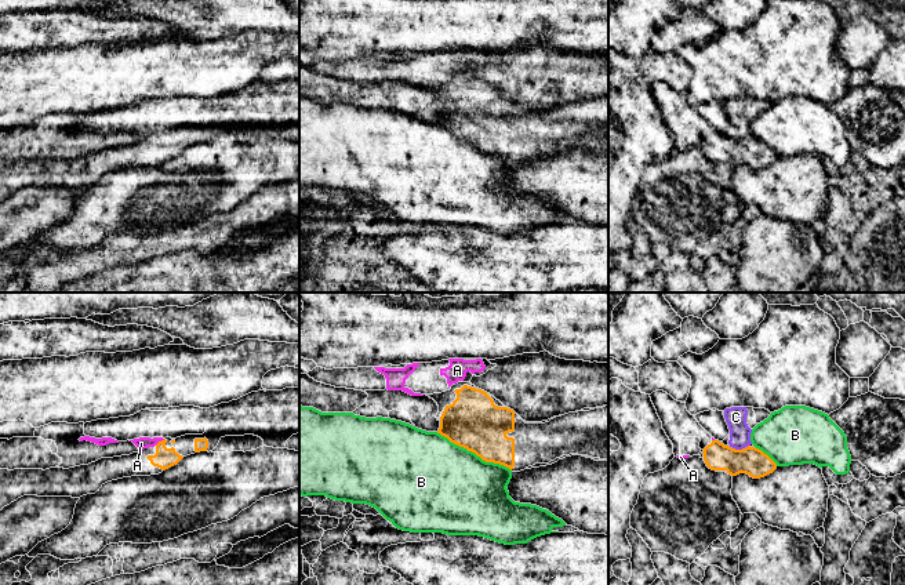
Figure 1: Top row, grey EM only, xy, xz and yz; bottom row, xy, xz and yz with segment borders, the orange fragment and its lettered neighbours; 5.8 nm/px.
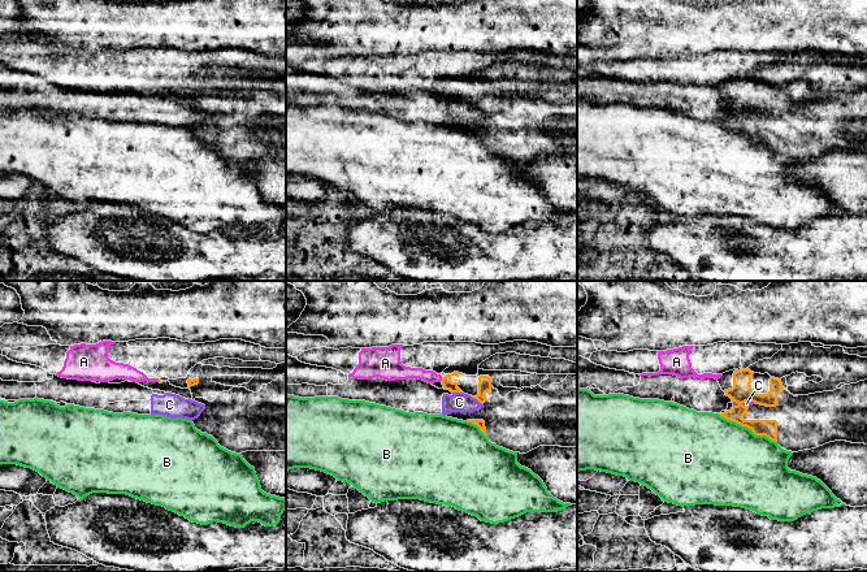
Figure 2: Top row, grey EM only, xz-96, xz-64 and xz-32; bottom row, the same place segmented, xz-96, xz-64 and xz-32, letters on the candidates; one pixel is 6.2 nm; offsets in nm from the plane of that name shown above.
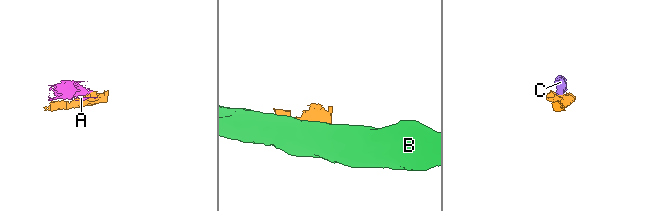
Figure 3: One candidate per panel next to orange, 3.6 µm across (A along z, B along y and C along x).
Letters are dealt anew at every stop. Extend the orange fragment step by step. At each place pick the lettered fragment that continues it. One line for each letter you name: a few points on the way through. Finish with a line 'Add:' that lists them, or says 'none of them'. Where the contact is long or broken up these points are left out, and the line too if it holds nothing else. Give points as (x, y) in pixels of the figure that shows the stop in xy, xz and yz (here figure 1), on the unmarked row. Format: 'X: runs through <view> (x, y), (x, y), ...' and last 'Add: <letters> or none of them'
Add: A

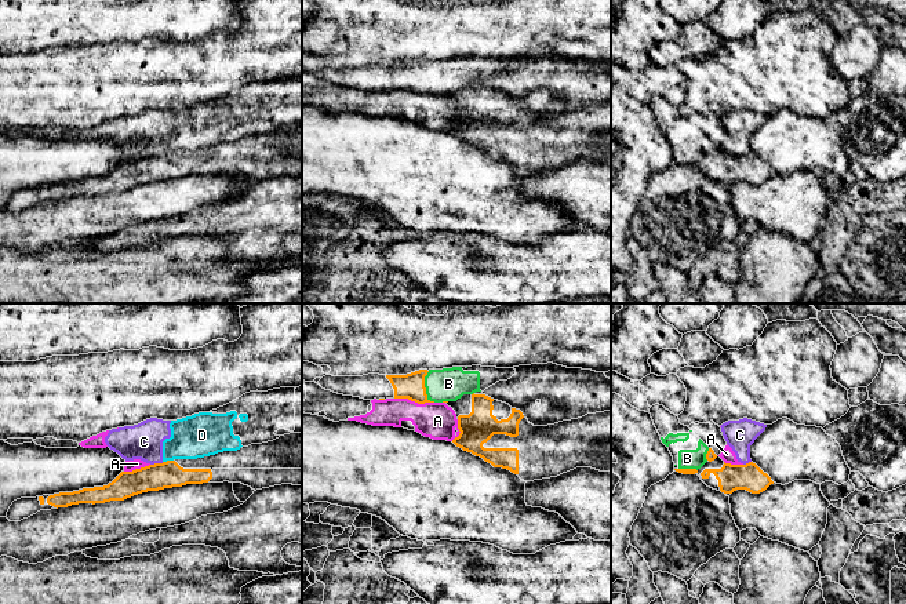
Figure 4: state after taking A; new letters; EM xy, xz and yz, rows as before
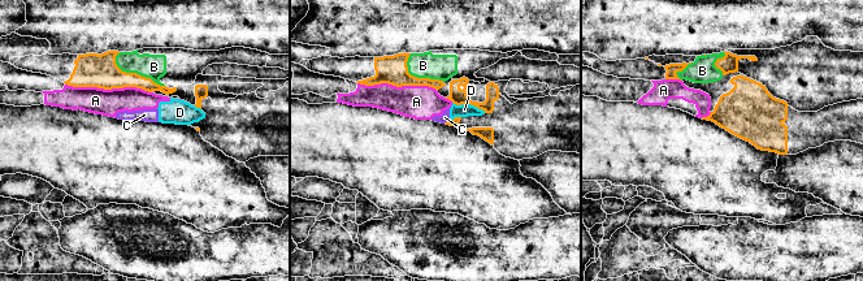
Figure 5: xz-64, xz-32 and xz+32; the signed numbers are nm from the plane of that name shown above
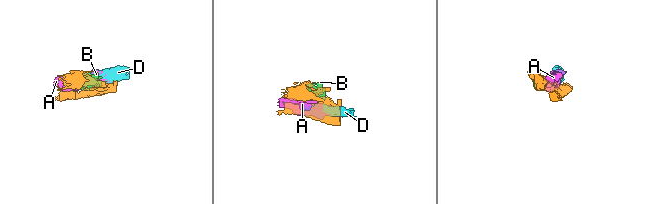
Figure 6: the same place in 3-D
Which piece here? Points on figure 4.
Add: B

